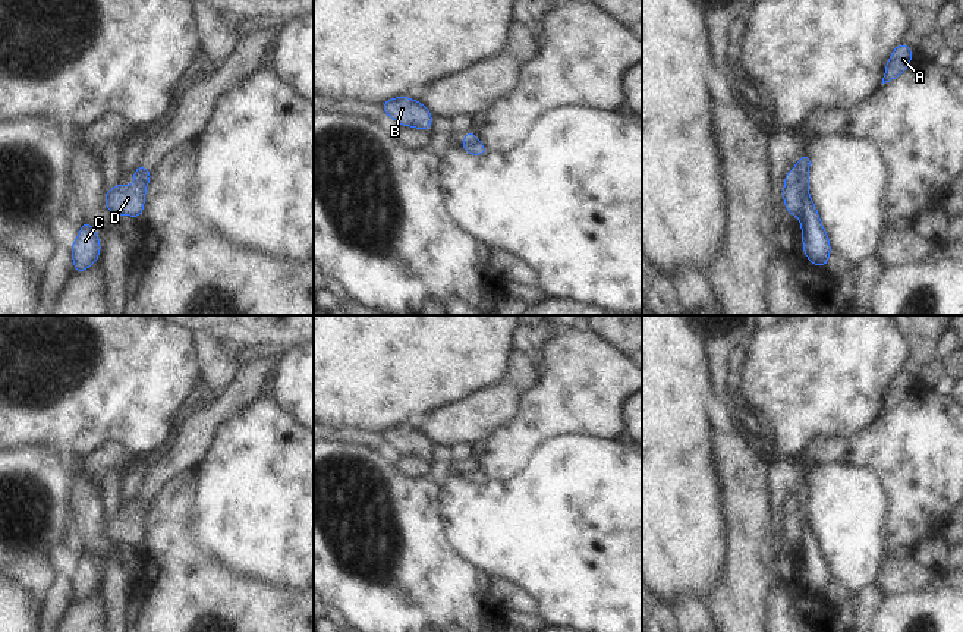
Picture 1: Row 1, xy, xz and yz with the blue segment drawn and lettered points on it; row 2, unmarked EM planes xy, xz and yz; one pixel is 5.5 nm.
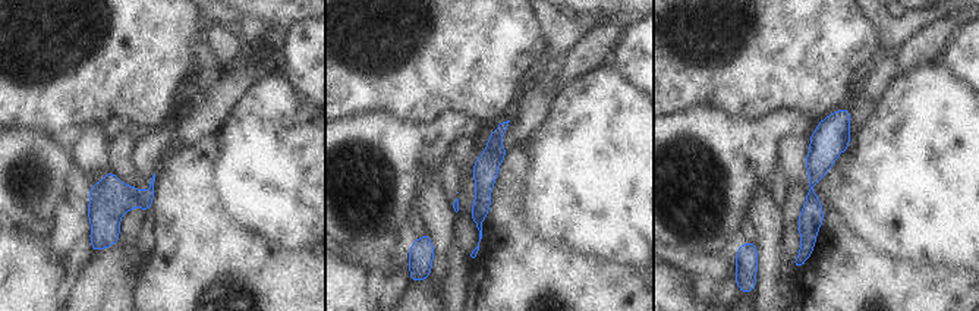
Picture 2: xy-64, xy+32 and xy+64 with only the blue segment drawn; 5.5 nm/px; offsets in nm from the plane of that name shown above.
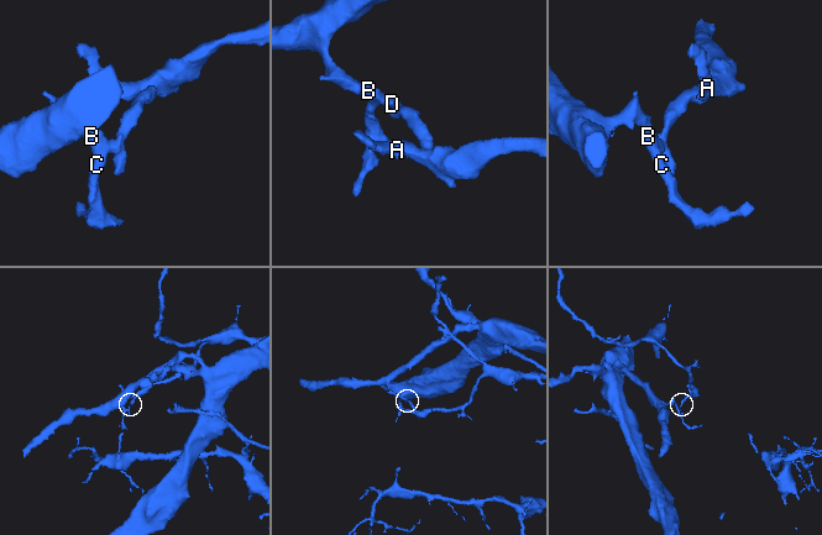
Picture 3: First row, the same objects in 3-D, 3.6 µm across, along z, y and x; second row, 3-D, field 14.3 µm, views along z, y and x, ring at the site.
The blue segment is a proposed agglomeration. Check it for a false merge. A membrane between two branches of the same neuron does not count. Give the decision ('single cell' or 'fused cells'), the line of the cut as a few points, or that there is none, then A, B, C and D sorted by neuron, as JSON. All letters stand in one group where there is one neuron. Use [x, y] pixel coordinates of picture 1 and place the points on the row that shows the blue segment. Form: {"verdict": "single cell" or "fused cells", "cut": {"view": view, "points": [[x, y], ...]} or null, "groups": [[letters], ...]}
{"verdict": "fused cells", "cut": {"view": "yz", "points": [[795, 167], [801, 216]]}, "groups": [["A"], ["B", "C", "D"]]}

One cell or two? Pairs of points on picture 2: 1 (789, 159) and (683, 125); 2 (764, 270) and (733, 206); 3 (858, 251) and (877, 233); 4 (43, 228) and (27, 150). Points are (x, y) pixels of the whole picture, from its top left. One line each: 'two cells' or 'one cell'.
1: two cells
2: two cells
3: two cells
4: one cell

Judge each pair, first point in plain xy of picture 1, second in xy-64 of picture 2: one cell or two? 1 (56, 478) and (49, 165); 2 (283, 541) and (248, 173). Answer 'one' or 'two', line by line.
1: one
2: one

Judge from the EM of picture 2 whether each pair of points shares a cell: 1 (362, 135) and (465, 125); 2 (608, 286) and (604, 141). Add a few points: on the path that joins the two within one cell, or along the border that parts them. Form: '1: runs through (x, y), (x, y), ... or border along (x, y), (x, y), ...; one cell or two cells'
1: runs through (387, 137), (437, 137), (440, 134); one cell
2: border along (573, 251), (638, 267); two cells

